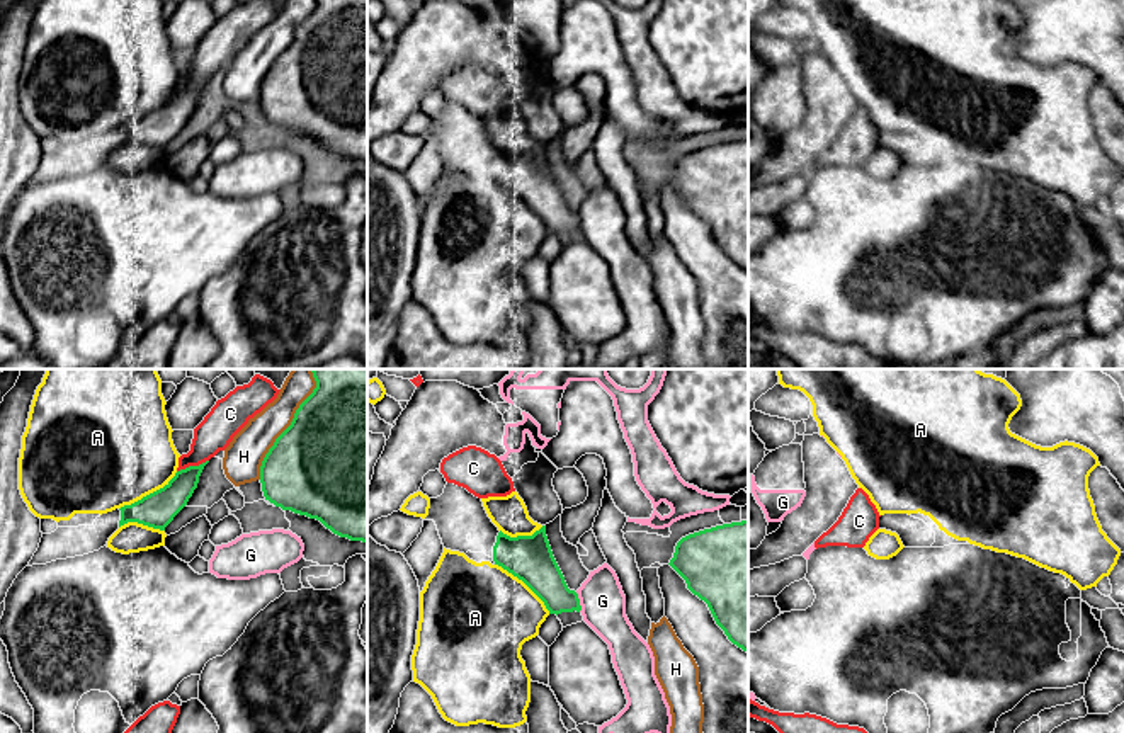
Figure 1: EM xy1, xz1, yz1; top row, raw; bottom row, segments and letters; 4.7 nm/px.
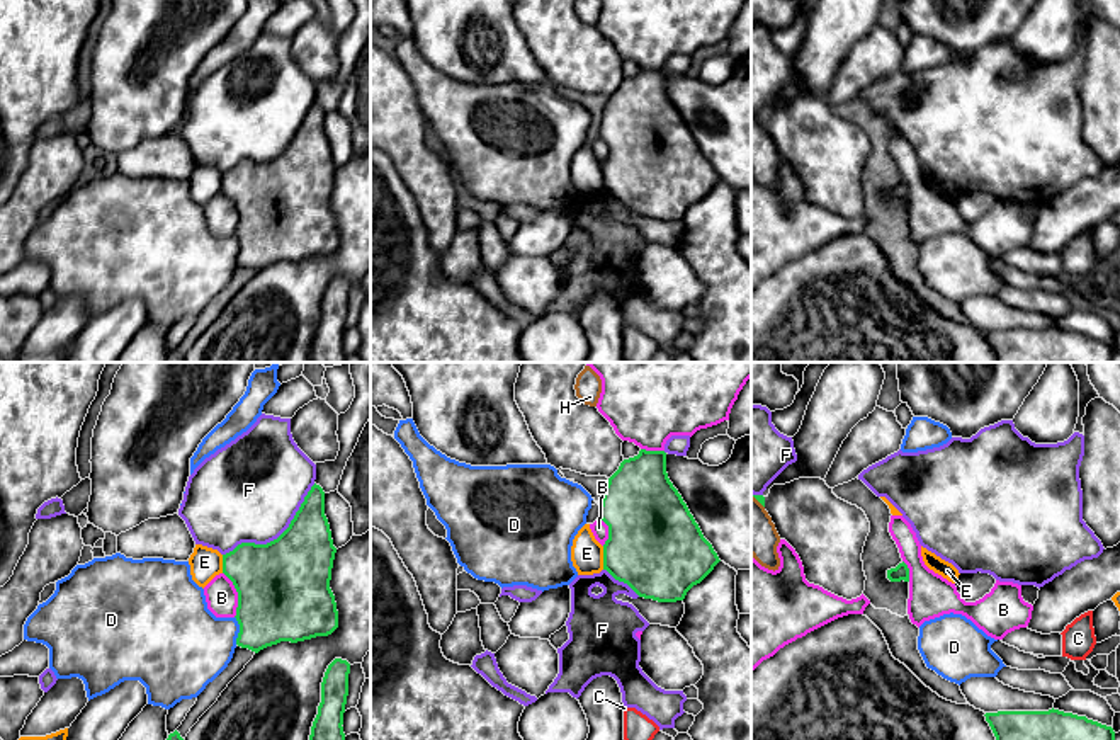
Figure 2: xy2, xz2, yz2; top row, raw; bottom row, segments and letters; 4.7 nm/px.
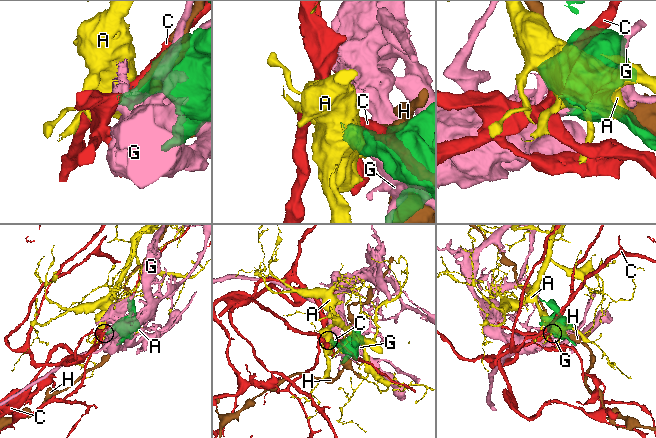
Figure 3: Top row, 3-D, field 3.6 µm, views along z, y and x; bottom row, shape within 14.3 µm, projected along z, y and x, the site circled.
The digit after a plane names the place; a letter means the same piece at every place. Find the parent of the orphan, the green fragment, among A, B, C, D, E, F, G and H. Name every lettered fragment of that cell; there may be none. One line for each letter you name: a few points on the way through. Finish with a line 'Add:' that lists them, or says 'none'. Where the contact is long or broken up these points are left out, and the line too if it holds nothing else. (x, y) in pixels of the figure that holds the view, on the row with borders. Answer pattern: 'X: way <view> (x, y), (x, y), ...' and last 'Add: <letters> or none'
Add: none

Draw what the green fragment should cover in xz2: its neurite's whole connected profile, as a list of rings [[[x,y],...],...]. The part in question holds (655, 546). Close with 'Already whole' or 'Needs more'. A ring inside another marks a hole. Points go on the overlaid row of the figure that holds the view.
[[[641,449],[637,456],[620,463],[605,487],[600,519],[608,526],[603,570],[639,597],[658,602],[683,601],[721,561],[670,481],[665,451]]]. Already whole

